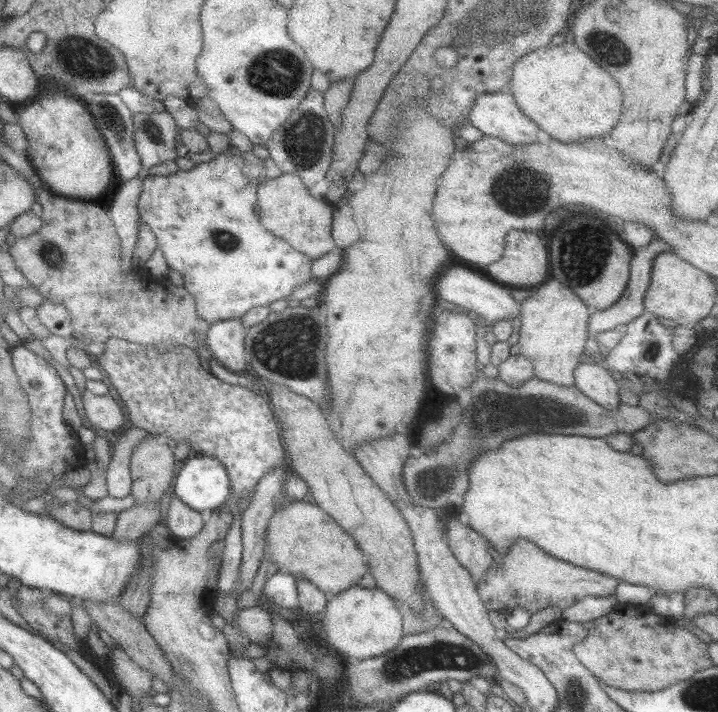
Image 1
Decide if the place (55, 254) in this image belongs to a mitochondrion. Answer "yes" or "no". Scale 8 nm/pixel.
yes

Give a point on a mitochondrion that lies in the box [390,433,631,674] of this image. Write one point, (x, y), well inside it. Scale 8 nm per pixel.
(435, 479)

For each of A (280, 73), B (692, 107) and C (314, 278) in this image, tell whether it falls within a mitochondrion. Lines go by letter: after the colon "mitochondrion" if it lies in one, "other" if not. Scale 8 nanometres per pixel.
A: mitochondrion
B: other
C: other

